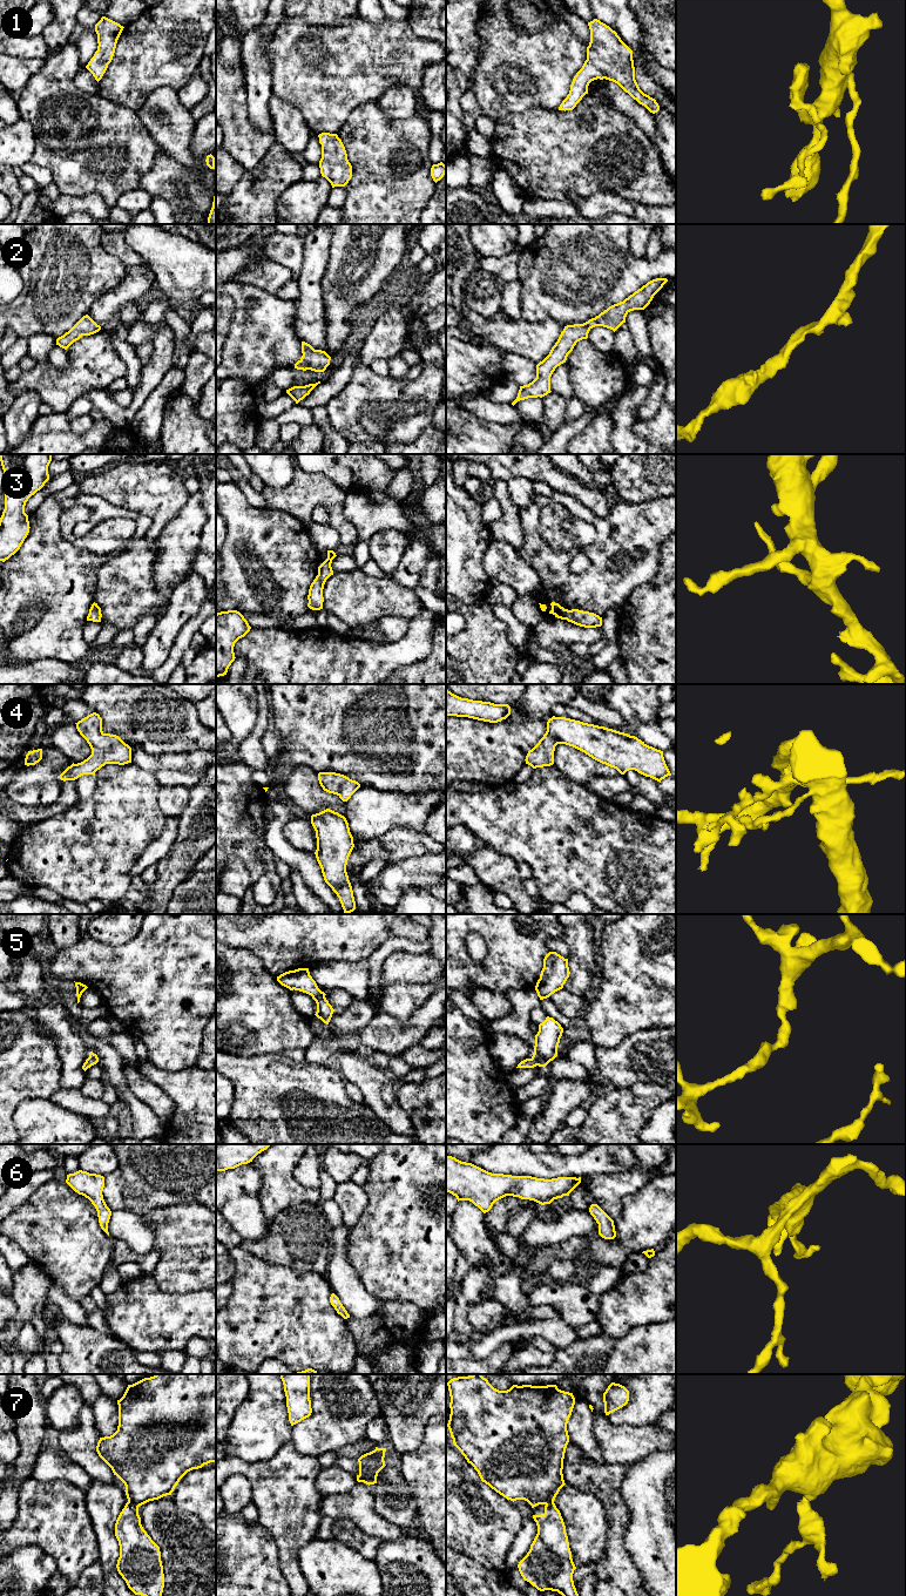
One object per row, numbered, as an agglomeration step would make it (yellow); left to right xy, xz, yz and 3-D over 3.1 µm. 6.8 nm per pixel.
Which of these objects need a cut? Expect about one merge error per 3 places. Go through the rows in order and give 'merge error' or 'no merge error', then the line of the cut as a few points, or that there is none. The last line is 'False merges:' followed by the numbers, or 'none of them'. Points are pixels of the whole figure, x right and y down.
1: no merge error; cut none
2: no merge error; cut none
3: no merge error; cut none
4: no merge error; cut none
5: no merge error; cut none
6: no merge error; cut none
7: merge error; cut xy (128, 1500), (137, 1507)
False merges: 7

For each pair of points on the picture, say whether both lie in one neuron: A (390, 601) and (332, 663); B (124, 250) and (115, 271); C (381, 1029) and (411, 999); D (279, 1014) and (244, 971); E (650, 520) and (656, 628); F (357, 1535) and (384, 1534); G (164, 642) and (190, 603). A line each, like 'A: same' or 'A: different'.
A: different
B: different
C: different
D: same
E: different
F: different
G: same

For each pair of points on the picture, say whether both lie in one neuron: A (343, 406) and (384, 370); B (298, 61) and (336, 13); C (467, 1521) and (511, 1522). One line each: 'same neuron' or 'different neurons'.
A: different neurons
B: different neurons
C: same neuron

